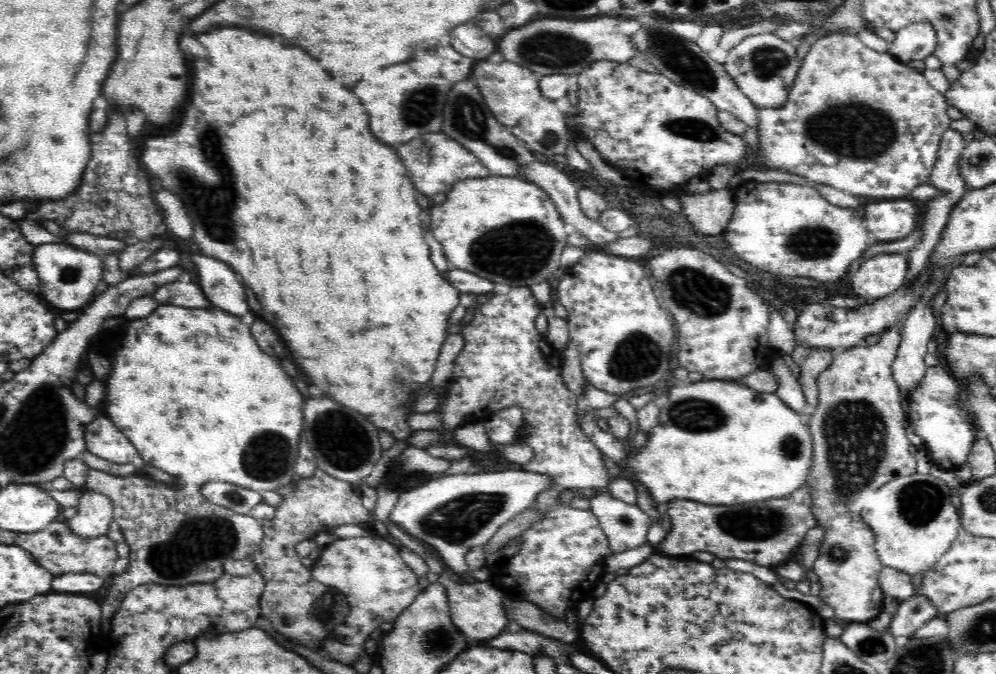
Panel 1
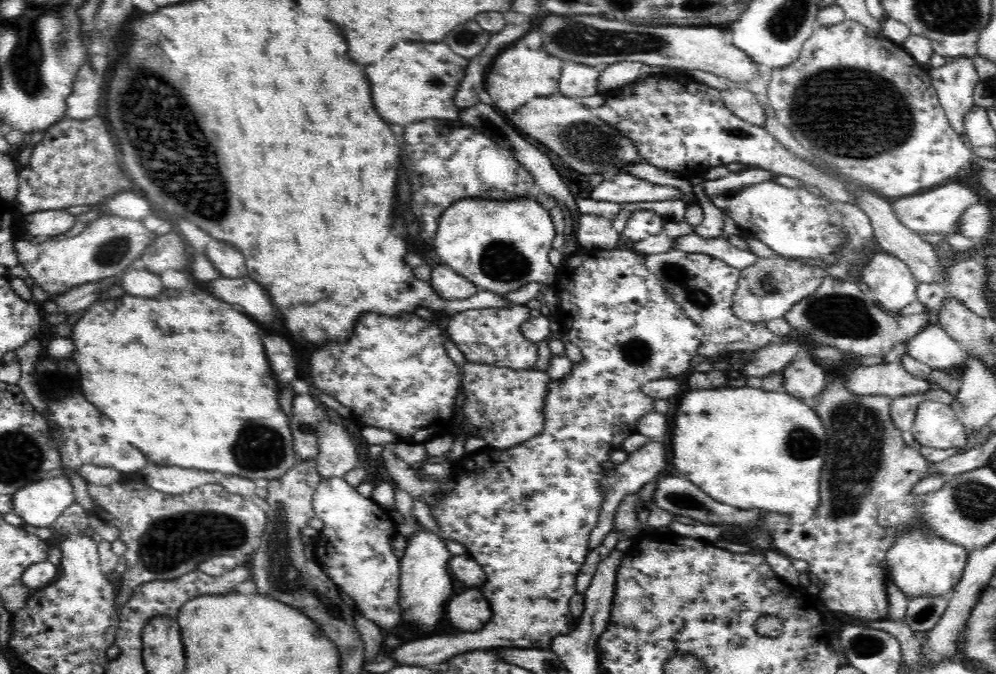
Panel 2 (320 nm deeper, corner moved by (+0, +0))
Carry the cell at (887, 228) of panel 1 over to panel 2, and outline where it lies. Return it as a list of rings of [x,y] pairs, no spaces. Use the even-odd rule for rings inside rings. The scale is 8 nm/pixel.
[[[952,179],[944,182],[944,184],[924,190],[920,194],[916,194],[916,196],[900,198],[898,202],[892,202],[892,209],[894,209],[894,213],[896,213],[896,217],[898,217],[900,223],[910,228],[910,230],[921,235],[939,232],[942,236],[945,236],[954,250],[958,250],[969,256],[970,250],[976,248],[978,242],[966,238],[962,233],[958,233],[958,222],[960,222],[960,216],[972,204],[978,204],[978,202],[980,202],[980,196],[972,186]]]

